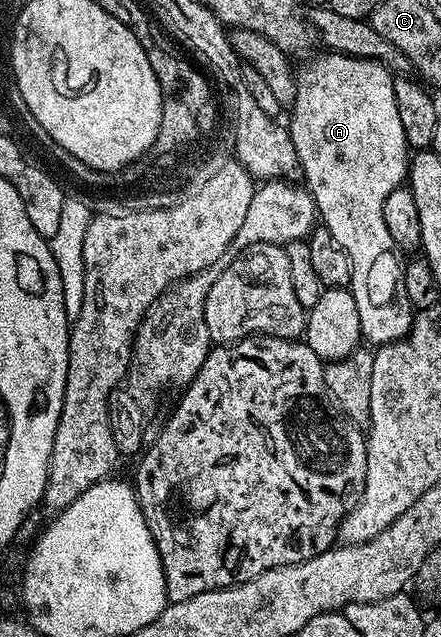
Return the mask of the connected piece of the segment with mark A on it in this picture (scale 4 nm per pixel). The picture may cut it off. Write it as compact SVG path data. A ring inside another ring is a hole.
M337 51L323 54L314 56L301 71L299 68L295 72L296 96L290 104L292 120L286 123L288 135L298 153L306 190L316 202L319 222L330 229L352 266L350 290L358 305L361 336L372 345L397 343L412 327L414 310L404 284L405 264L400 261L401 252L396 250L390 229L386 229L384 216L390 193L405 186L410 162L406 133L402 133L402 121L398 118L398 101L394 101L396 79L393 72L373 59L354 59Z

